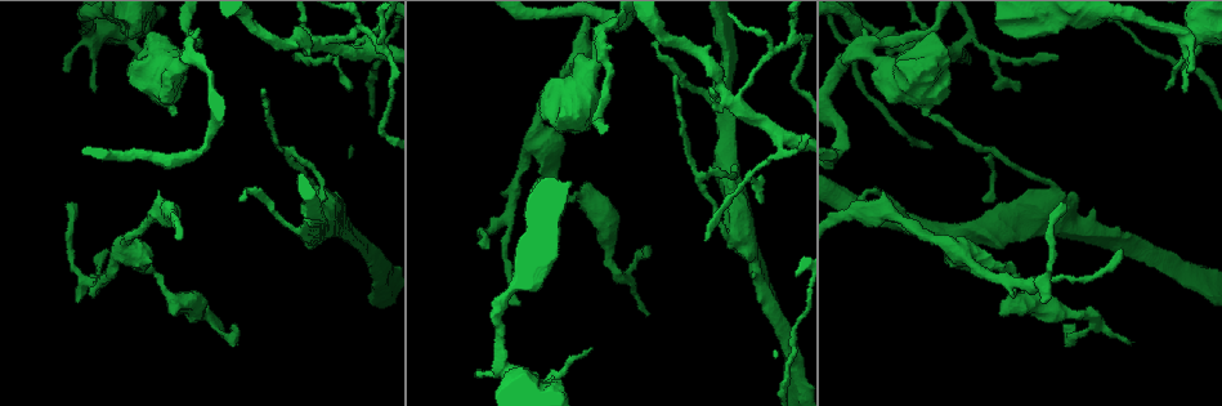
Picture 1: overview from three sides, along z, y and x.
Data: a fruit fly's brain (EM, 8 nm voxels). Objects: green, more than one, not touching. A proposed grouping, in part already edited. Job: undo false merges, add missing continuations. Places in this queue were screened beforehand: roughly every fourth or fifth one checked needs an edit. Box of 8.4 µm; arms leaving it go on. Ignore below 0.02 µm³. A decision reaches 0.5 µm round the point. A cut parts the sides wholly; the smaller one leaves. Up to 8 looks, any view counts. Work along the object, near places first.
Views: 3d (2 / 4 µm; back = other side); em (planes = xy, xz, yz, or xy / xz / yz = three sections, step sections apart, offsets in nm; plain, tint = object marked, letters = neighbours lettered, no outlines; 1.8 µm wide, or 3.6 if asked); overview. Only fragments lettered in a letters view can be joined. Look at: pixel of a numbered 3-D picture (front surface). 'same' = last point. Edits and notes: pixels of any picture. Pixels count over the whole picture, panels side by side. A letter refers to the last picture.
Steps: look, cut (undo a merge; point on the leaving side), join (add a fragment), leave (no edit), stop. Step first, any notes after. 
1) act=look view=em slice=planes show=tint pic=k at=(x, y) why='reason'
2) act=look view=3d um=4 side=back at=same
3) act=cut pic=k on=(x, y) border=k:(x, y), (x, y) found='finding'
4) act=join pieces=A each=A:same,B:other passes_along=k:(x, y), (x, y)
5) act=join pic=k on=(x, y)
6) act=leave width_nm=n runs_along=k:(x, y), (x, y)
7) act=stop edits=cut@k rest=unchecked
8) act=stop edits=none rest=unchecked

act=look view=3d um=4 side=back pic=1 at=(926, 89) why='calibre changes'

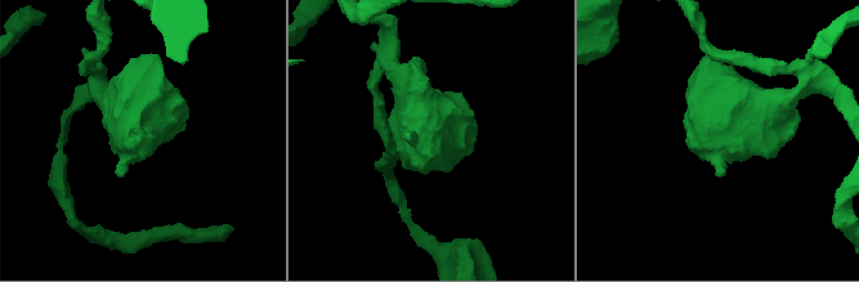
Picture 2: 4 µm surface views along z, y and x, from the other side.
act=look view=em um=3.6 slice=planes show=letters pic=2 at=(423, 138)

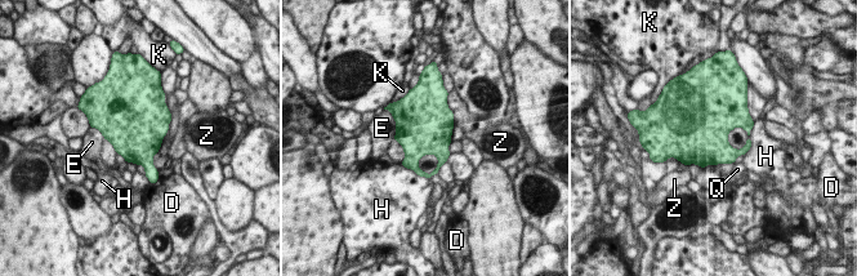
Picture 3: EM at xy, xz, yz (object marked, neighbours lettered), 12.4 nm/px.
act=leave width_nm=650 each=D:other,E:other,H:other,K:other,Q:other,Z:other border=3:(159, 177), (156, 181) found='one neuron here'

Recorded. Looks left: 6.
act=look view=em slice=planes show=letters pic=1 at=(914, 41) why='looks like a crossing'

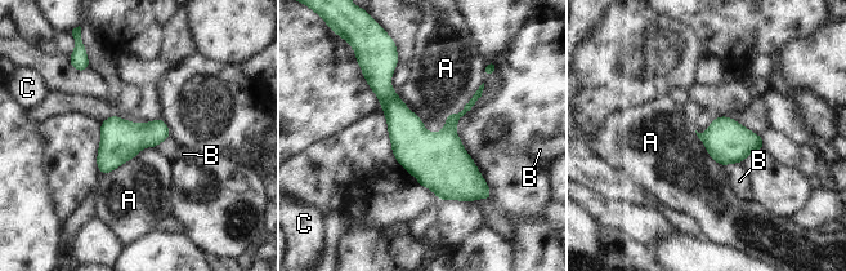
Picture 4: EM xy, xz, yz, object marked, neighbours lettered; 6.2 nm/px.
act=leave longest_contact=A:340nm each=A:other,B:other,C:other border=4:(483, 81), (460, 111), (444, 118) found='all the same neuron'

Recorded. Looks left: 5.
act=look view=em um=3.6 slice=planes show=tint pic=1 at=(475, 371) why='thin end'

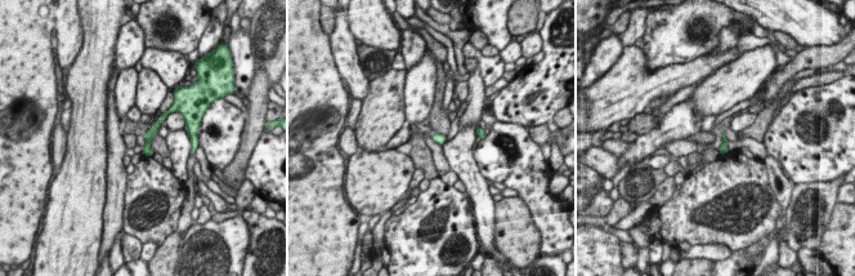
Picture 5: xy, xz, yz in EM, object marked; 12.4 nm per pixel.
act=look view=em um=3.6 slice=planes show=letters at=same why='what lies round it'

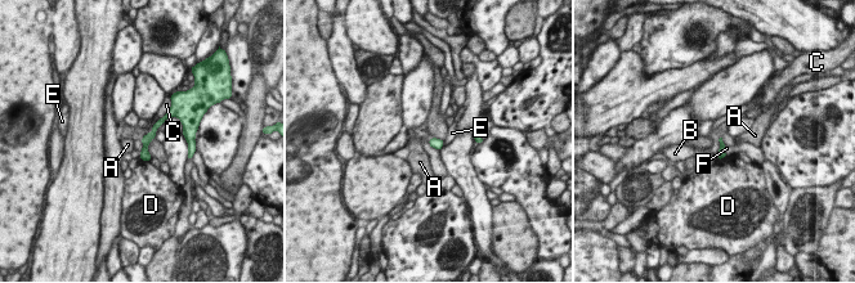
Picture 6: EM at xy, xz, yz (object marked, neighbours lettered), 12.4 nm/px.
act=leave each=A:other,B:other,C:other,D:other,E:other,F:other runs_along=6:(169, 113), (146, 140), (143, 157) found='none of them fits'

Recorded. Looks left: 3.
act=stop edits=none rest=unchecked

